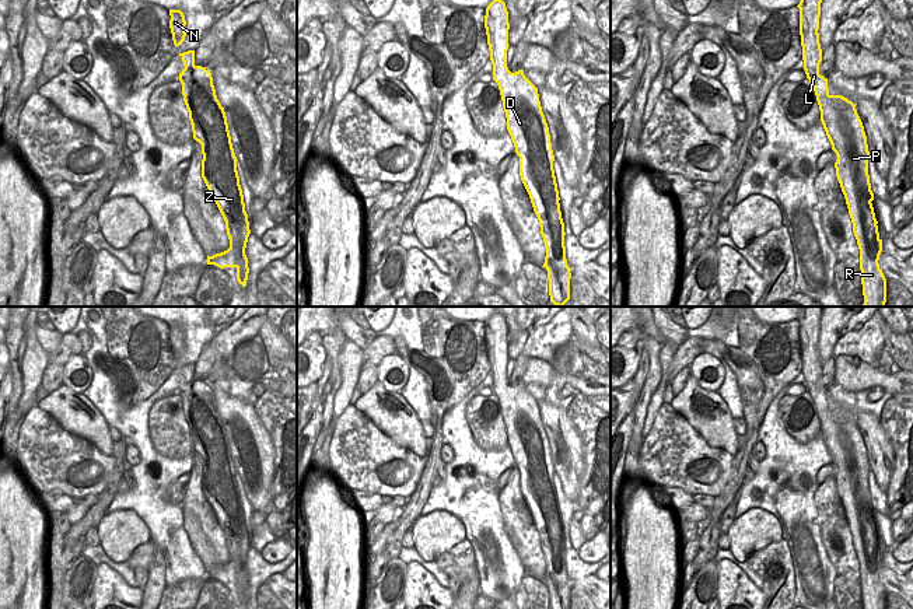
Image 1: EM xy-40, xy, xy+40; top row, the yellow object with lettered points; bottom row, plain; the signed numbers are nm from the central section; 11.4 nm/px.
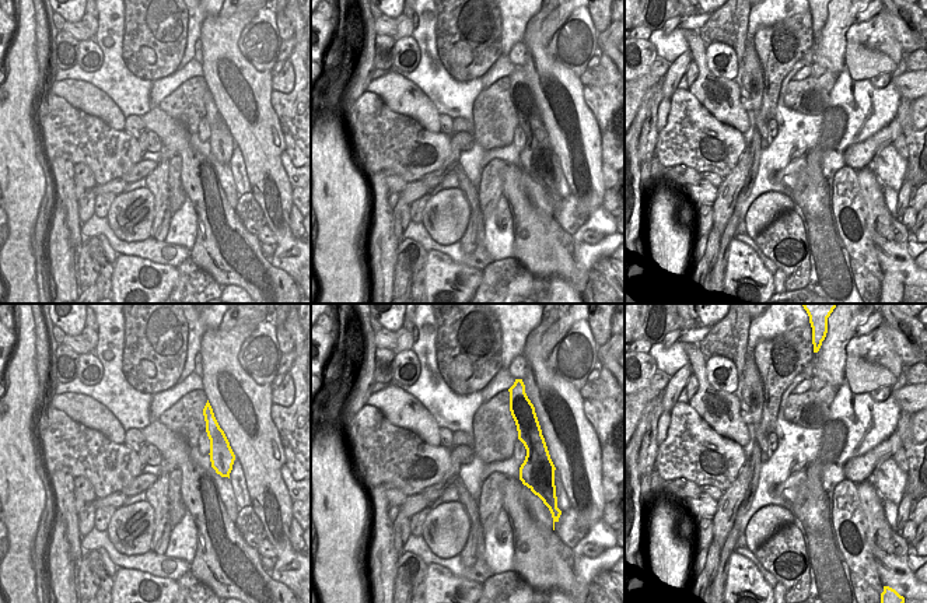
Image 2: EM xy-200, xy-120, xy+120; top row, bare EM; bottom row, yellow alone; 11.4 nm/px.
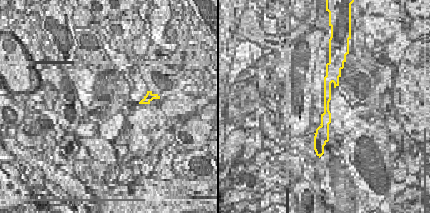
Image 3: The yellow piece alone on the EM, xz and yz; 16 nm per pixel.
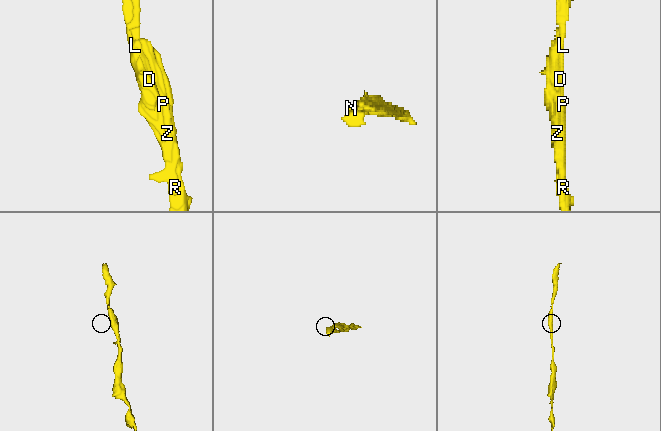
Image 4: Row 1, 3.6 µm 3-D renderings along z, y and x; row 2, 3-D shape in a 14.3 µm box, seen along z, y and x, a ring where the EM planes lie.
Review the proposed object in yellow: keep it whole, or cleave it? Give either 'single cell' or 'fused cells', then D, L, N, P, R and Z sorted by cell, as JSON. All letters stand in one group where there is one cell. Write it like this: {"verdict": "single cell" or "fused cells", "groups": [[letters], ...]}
{"verdict": "single cell", "groups": [["D", "L", "N", "P", "R", "Z"]]}

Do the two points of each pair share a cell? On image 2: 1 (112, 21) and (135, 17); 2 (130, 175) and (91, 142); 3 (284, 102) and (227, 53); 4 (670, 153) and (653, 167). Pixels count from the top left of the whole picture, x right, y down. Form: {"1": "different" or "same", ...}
{"1": "different", "2": "different", "3": "different", "4": "different"}

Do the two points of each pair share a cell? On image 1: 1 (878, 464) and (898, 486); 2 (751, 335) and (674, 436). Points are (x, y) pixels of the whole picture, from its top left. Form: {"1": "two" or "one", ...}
{"1": "two", "2": "two"}

